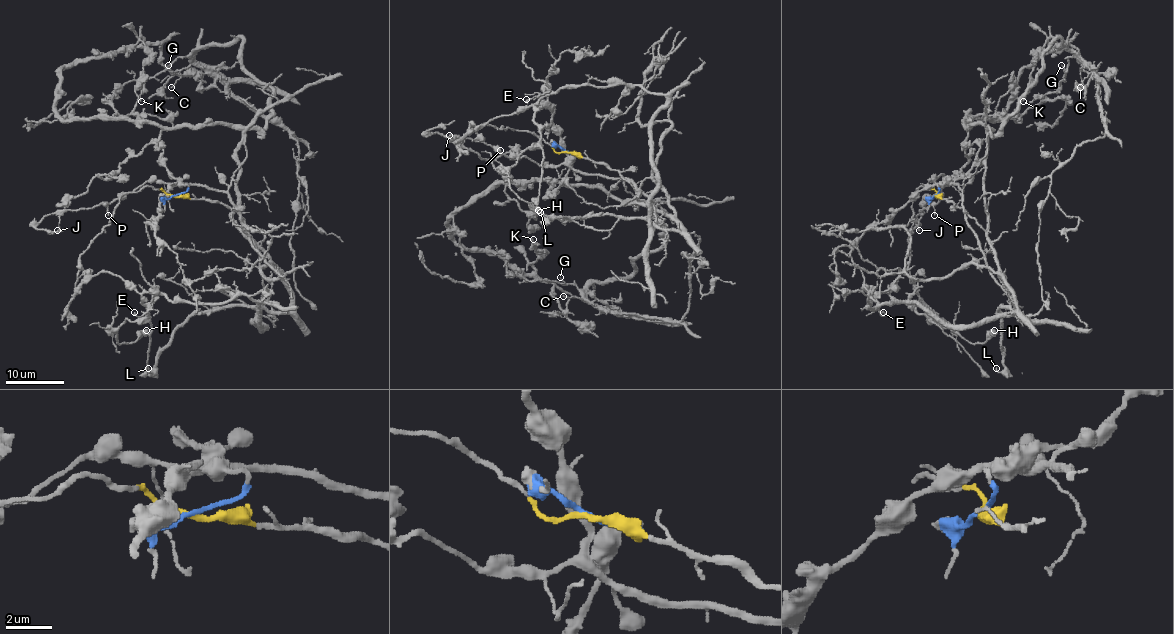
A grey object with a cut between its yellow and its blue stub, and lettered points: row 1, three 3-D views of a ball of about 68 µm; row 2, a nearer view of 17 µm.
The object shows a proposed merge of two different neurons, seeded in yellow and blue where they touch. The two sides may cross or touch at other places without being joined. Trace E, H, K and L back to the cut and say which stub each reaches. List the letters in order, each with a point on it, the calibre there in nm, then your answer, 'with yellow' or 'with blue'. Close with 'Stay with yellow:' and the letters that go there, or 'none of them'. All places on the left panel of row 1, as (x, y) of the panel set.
E: (134, 312) | 190 nm | with yellow
H: (146, 330) | 700 nm | with yellow
K: (141, 101) | 180 nm | with blue
L: (148, 368) | 140 nm | with yellow
Stay with yellow: E, H, L

